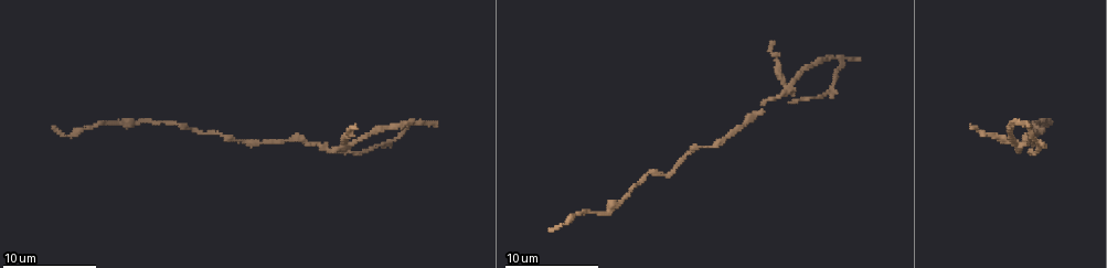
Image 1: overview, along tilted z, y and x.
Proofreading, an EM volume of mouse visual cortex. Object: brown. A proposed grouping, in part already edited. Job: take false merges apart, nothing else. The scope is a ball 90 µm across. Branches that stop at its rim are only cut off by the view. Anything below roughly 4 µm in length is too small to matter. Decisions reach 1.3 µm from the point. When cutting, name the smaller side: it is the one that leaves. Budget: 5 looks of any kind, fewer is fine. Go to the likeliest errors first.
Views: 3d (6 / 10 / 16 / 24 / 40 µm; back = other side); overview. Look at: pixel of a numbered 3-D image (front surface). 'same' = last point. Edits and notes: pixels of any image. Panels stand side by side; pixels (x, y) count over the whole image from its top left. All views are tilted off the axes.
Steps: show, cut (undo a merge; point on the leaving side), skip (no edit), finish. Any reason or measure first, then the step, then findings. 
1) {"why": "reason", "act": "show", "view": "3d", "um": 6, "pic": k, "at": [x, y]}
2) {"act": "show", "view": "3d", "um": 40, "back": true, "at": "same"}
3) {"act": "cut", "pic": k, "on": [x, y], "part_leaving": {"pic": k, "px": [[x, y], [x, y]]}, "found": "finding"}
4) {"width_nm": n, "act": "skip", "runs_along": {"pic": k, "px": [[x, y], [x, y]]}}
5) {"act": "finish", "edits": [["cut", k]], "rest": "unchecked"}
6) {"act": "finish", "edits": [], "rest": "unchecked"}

{"why": "four-way junction", "act": "show", "view": "3d", "um": 10, "pic": 1, "at": [790, 85]}

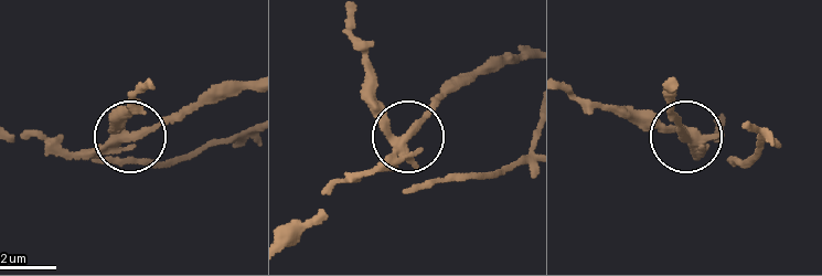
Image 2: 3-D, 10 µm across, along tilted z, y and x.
{"side_arm_um": 6, "act": "cut", "pic": 2, "on": [114, 124], "part_leaving": {"pic": 2, "px": [[114, 140], [136, 107], [135, 91], [146, 83]]}, "found": "a second neuron is stuck on"}

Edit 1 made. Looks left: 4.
{"why": "redraw", "act": "show", "view": "overview"}

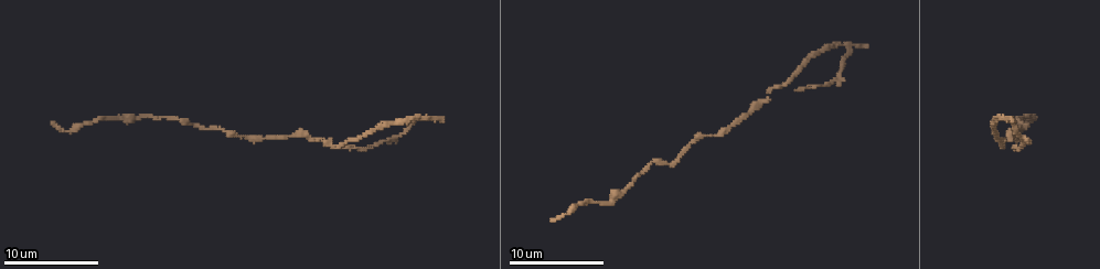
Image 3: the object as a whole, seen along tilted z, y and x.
{"why": "small branch off a trunk", "act": "show", "view": "3d", "um": 10, "pic": 3, "at": [1002, 118]}

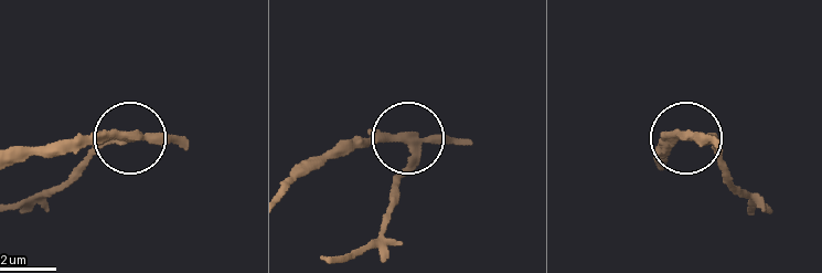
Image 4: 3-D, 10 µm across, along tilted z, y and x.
{"act": "show", "view": "3d", "um": 10, "back": true, "pic": 4, "at": [690, 136]}

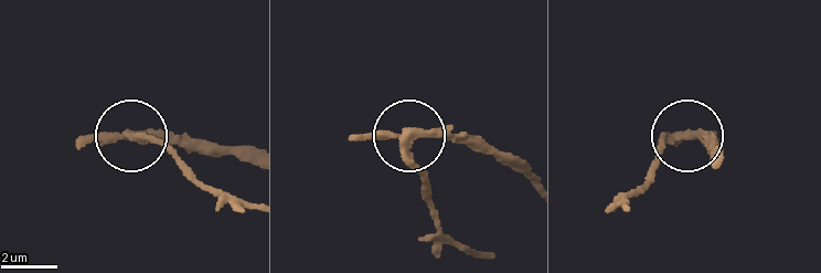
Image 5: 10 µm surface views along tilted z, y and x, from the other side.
{"width_nm": 270, "act": "cut", "pic": 5, "on": [425, 171], "part_leaving": {"pic": 5, "px": [[408, 143], [440, 227], [488, 255]]}, "found": "a second neuron is stuck on"}

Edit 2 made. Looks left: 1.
{"act": "show", "view": "3d", "um": 16, "pic": 3, "at": [745, 116]}

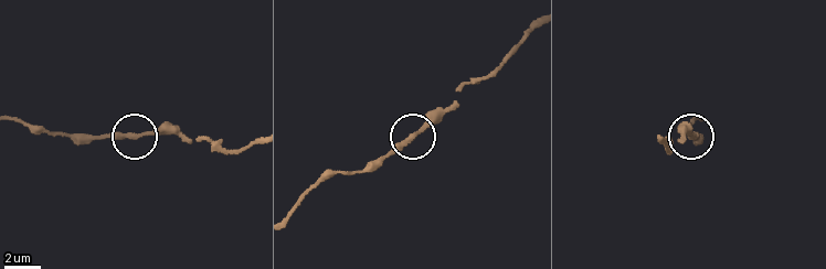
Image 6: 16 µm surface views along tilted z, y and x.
{"width_nm": 250, "act": "skip", "found": "all the same neuron"}

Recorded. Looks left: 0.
{"act": "finish", "edits": [["cut", 2], ["cut", 5]], "rest": "unchecked"}

